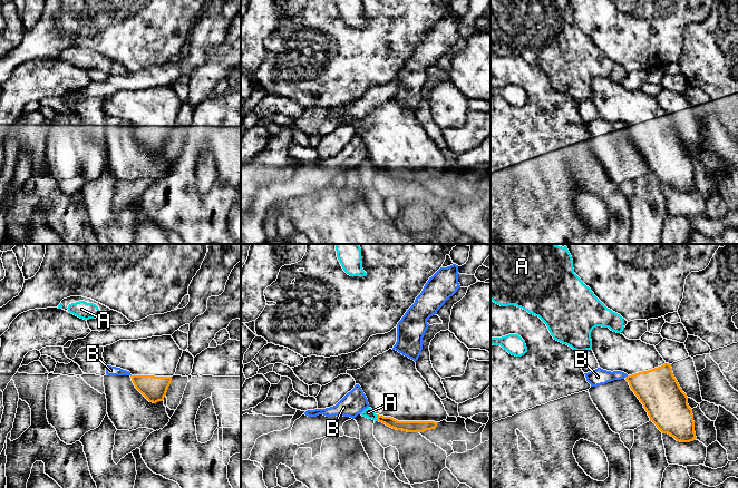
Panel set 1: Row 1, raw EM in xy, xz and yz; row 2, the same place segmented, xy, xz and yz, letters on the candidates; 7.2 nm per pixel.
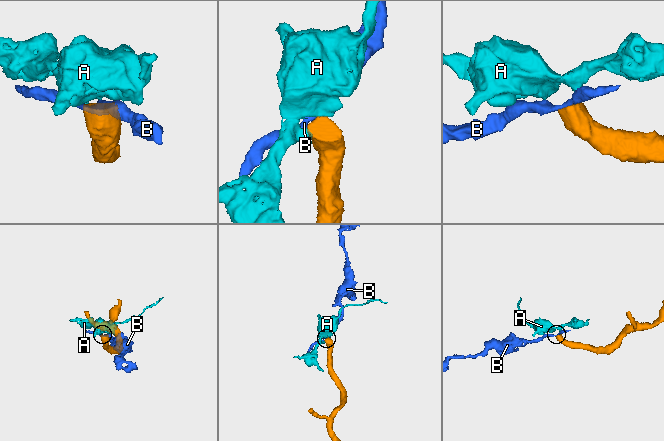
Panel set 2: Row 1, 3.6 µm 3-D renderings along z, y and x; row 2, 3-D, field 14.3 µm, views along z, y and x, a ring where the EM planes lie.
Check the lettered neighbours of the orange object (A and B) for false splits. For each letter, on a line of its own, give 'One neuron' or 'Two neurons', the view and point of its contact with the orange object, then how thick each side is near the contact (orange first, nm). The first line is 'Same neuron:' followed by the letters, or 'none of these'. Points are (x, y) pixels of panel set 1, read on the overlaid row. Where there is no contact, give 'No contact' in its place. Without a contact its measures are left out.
Same neuron: none of these
A: Two neurons. Touches orange at xz (377, 418). Thickness 80 nm (orange) against 70 nm
B: Two neurons. Touches orange at yz (625, 377). Thickness 300 nm (orange) against 120 nm

